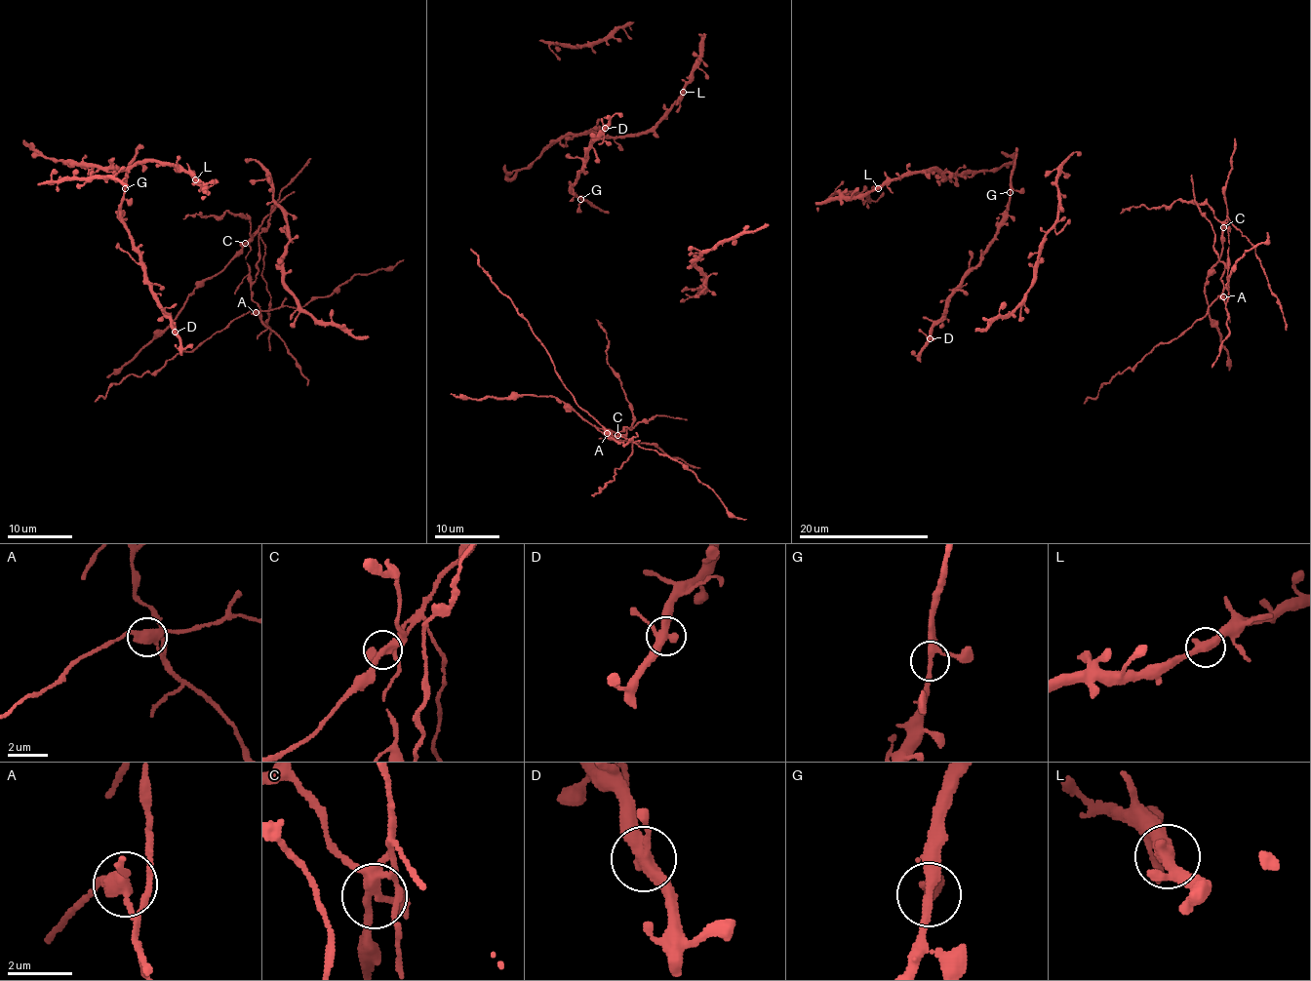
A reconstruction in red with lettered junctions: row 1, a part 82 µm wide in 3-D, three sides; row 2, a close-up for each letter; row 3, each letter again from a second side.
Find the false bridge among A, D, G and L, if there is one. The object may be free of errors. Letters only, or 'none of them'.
A

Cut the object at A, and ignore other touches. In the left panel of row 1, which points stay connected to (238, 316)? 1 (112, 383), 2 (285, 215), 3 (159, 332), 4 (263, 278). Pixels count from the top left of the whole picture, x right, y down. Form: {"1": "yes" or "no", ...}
{"1": "yes", "2": "yes", "3": "no", "4": "no"}

